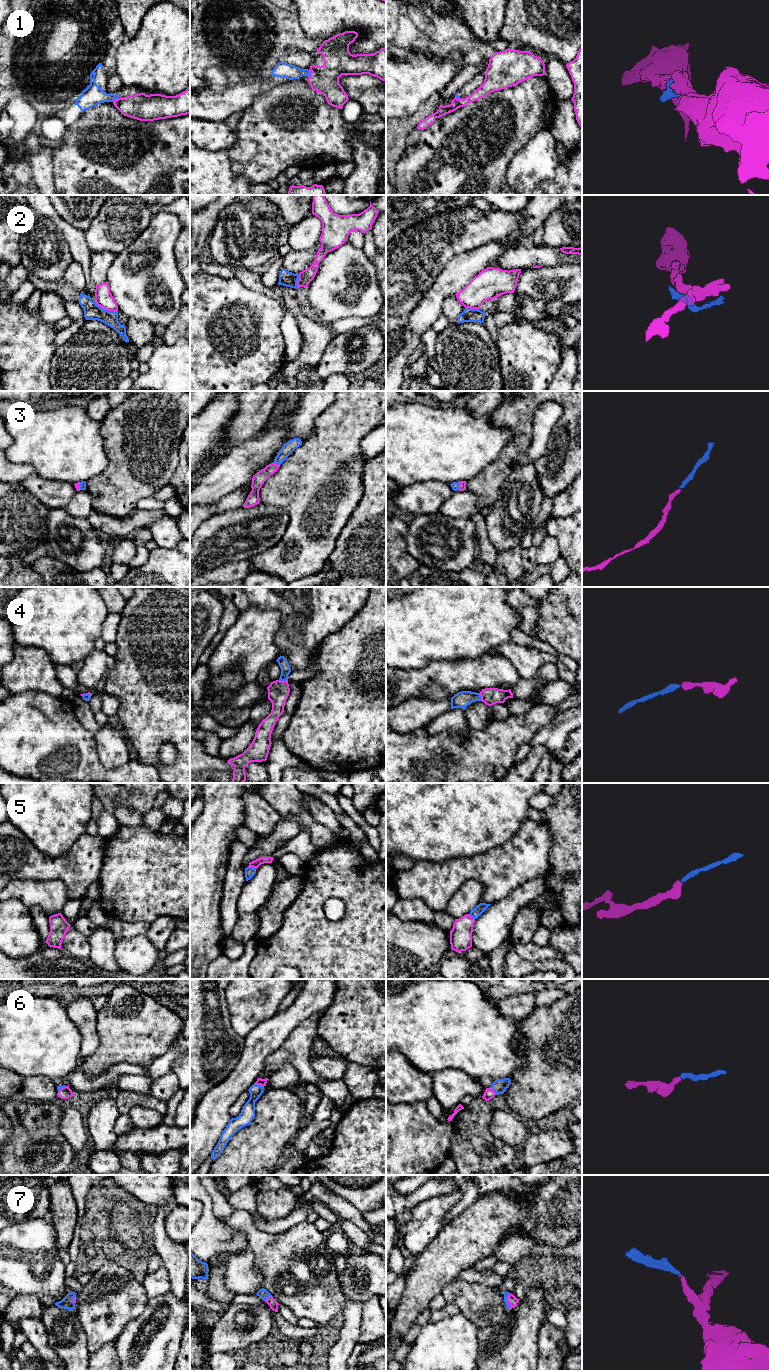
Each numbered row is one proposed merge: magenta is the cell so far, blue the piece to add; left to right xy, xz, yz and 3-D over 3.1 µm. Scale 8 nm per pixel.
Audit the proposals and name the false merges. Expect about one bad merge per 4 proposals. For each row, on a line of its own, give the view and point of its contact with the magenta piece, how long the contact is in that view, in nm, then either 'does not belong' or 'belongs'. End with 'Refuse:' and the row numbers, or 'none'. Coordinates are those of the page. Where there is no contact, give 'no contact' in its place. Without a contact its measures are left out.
1: meets magenta in xz at (310, 73); contact 60 nm long; does not belong
2: meets magenta in xy at (106, 309); contact 200 nm long; does not belong
3: meets magenta in yz at (459, 486); contact 70 nm long; belongs
4: meets magenta in xz at (283, 681); contact 70 nm long; belongs
5: meets magenta in xz at (252, 866); contact 70 nm long; belongs
6: meets magenta in xz at (259, 1084); contact 80 nm long; belongs
7: meets magenta in yz at (507, 1301); contact 140 nm long; belongs
Refuse: 1, 2

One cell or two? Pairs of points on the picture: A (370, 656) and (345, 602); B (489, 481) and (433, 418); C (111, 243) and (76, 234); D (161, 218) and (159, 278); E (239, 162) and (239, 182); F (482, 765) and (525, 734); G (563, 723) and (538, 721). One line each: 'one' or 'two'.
A: two
B: two
C: two
D: one
E: two
F: one
G: two

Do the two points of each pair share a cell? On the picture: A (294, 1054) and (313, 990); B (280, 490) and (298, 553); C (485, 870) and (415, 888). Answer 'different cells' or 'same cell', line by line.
A: different cells
B: same cell
C: same cell

